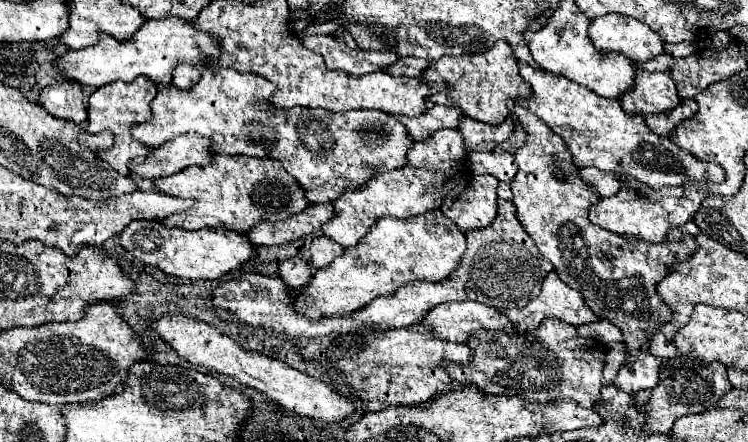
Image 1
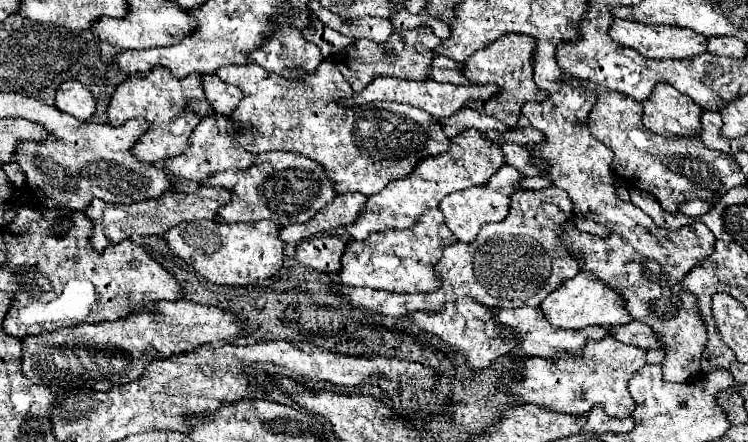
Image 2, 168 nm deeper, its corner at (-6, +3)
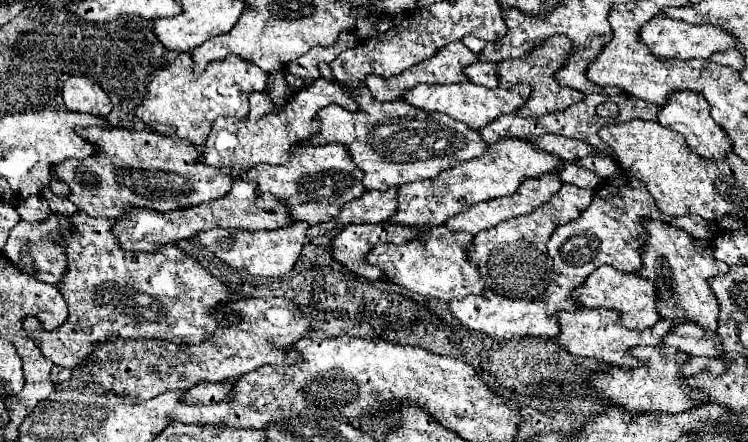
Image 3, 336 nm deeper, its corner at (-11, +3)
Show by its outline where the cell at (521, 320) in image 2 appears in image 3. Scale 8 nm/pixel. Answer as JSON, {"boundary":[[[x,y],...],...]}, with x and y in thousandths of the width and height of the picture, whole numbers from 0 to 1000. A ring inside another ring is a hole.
{"boundary":[[[769,699],[769,704],[753,704],[753,708],[742,708],[742,722],[747,726],[747,753],[739,762],[739,776],[747,781],[753,794],[763,799],[766,808],[785,808],[785,812],[798,812],[806,821],[820,821],[828,830],[852,830],[852,812],[838,803],[841,785],[860,785],[860,781],[881,781],[881,771],[886,767],[886,758],[905,731],[910,726],[894,726],[894,722],[884,722],[876,740],[862,744],[862,749],[852,749],[852,744],[836,744],[825,731],[825,708],[817,699]]]}

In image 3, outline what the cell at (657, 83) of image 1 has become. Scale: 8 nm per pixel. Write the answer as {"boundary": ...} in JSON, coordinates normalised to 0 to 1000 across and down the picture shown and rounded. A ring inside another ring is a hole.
{"boundary":[[[902,206],[897,210],[897,219],[892,219],[892,238],[881,247],[881,278],[910,301],[913,314],[918,319],[918,333],[924,333],[924,342],[929,342],[932,351],[959,364],[959,360],[967,360],[969,346],[977,337],[977,319],[972,314],[972,301],[967,296],[967,287],[961,287],[953,274],[948,251],[951,251],[951,238],[940,215],[929,206]]]}

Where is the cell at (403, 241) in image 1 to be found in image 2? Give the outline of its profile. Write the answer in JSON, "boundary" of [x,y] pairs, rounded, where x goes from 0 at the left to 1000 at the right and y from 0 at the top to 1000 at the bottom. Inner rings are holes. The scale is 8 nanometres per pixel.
{"boundary":[[[575,473],[553,518],[524,518],[521,527],[495,527],[489,545],[468,545],[457,581],[457,640],[471,649],[495,649],[521,663],[575,663],[588,649],[580,613],[591,581],[591,563],[612,545],[610,532],[594,509],[591,477]]]}

